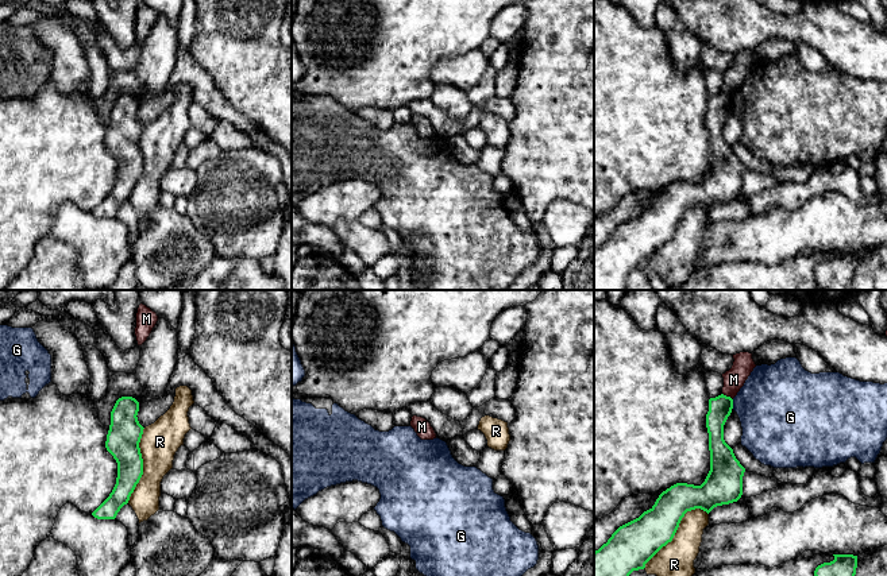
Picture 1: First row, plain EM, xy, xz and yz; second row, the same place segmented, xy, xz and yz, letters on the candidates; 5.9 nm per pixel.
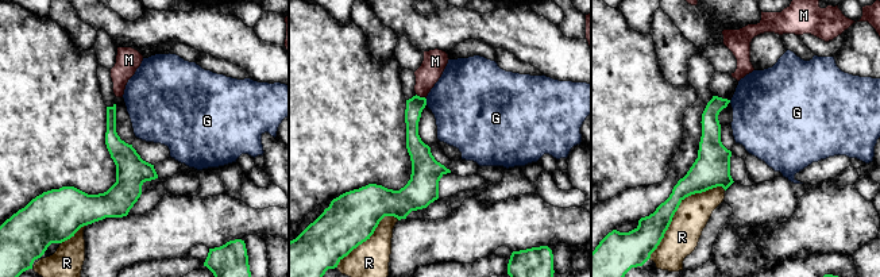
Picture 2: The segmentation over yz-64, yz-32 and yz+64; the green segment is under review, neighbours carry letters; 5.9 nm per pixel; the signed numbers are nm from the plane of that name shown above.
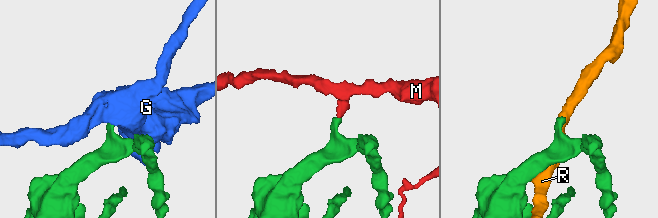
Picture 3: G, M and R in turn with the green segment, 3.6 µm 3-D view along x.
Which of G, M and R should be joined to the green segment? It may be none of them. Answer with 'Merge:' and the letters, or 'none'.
Merge: none

